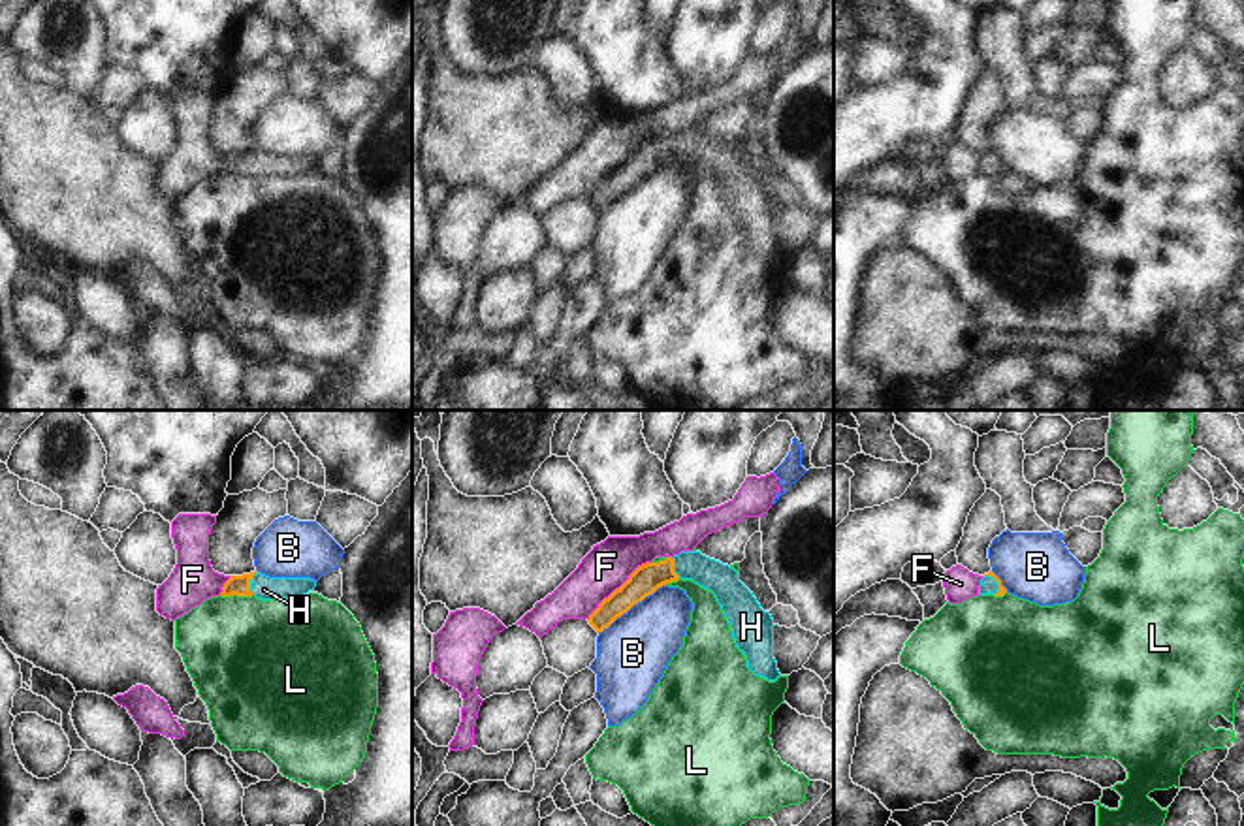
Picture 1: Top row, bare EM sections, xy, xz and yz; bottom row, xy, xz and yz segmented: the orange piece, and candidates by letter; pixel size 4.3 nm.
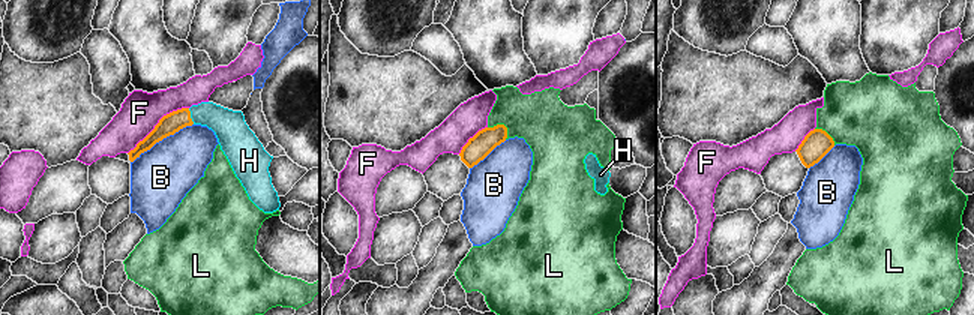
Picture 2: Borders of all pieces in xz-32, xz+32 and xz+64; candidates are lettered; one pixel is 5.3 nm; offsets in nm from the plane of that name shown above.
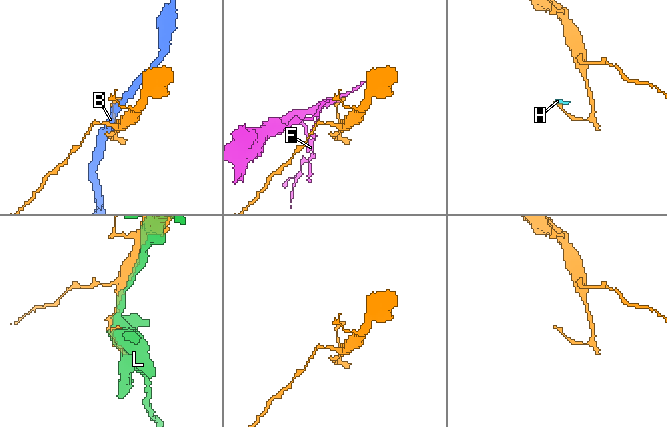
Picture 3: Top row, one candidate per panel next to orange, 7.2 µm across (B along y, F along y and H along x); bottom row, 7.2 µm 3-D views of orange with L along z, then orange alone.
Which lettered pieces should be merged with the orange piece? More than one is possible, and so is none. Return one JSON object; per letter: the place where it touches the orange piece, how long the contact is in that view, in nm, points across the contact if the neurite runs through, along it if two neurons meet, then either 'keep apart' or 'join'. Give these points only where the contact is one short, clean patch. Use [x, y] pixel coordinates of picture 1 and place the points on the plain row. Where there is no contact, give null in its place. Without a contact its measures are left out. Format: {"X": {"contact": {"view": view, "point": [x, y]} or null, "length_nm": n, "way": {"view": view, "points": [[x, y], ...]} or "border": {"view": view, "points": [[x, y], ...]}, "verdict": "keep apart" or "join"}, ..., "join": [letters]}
{"B": {"contact": {"view": "xz", "point": [631, 185]}, "length_nm": 360, "verdict": "keep apart"}, "F": {"contact": {"view": "xz", "point": [620, 166]}, "length_nm": 380, "border": {"view": "xz", "points": [[652, 140], [638, 145], [588, 198]]}, "verdict": "keep apart"}, "H": {"contact": {"view": "xy", "point": [249, 160]}, "length_nm": 100, "way": {"view": "xy", "points": [[239, 164], [249, 160], [264, 166]]}, "verdict": "join"}, "L": {"contact": {"view": "xy", "point": [236, 172]}, "length_nm": 150, "verdict": "keep apart"}, "join": ["H"]}

